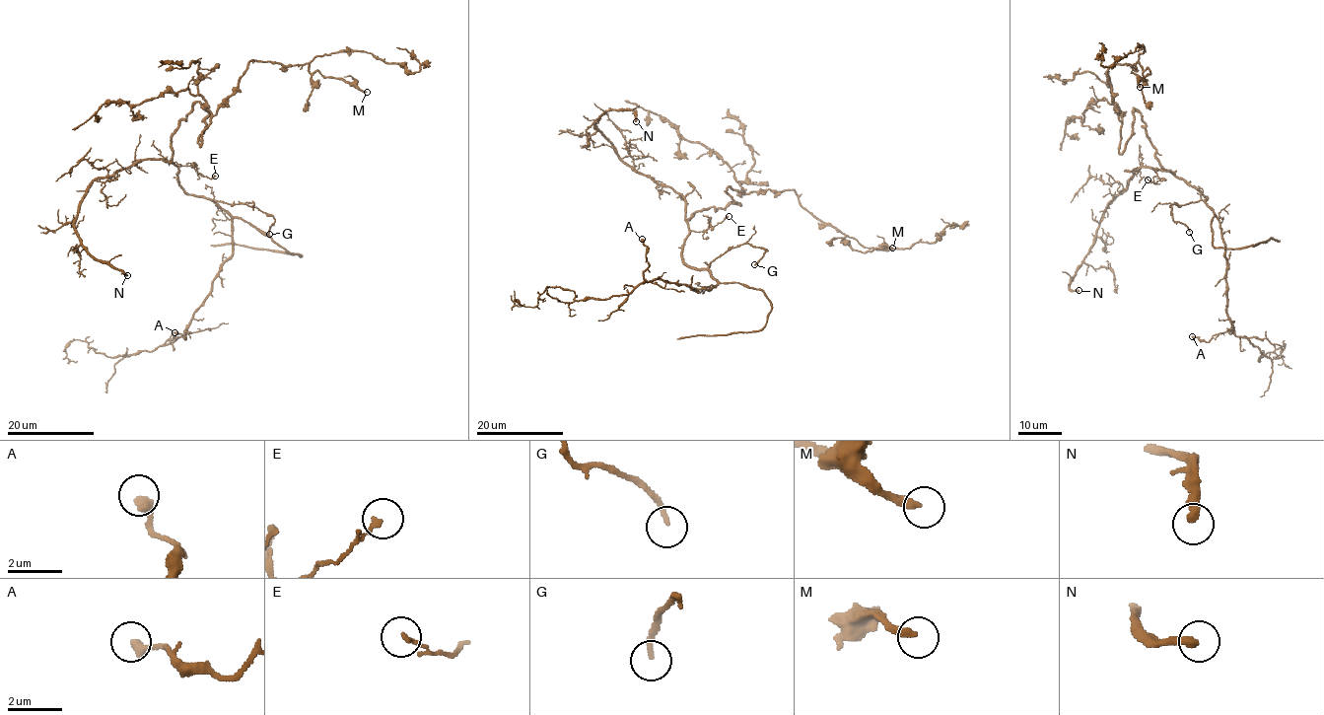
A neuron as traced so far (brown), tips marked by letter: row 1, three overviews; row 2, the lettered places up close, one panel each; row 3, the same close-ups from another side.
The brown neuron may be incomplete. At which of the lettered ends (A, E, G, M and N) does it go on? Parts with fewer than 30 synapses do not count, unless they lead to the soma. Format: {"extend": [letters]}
{"extend": ["M", "N"]}

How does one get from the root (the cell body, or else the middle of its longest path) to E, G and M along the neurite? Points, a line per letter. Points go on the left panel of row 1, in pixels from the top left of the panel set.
E: (171, 139), (174, 164), (196, 164), (194, 169), (198, 173), (208, 178), (215, 176)
G: (171, 139), (172, 160), (177, 168), (180, 186), (194, 195), (247, 204), (270, 214), (275, 221), (269, 234)
M: (171, 139), (198, 102), (208, 113), (200, 145), (201, 132), (251, 60), (307, 63), (312, 73), (367, 92)

